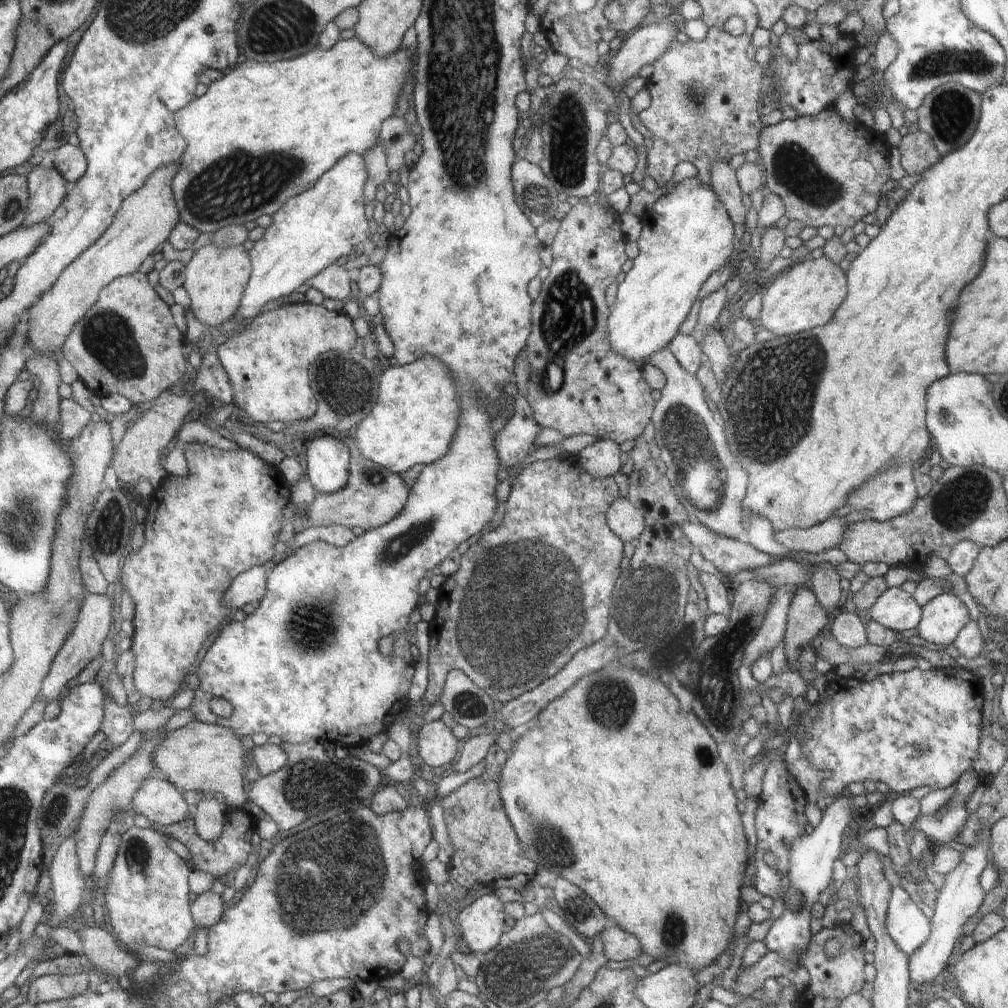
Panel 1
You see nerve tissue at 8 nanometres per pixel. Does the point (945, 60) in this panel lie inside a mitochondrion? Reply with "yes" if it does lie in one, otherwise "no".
yes

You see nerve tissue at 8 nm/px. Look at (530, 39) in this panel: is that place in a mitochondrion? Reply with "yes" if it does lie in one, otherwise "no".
no

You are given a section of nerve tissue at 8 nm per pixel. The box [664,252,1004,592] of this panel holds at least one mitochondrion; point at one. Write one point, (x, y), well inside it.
(774, 414)

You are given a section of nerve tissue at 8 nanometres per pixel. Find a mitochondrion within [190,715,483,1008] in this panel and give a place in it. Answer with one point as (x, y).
(346, 852)

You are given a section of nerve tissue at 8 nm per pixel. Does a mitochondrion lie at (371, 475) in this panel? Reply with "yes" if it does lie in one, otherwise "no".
yes

